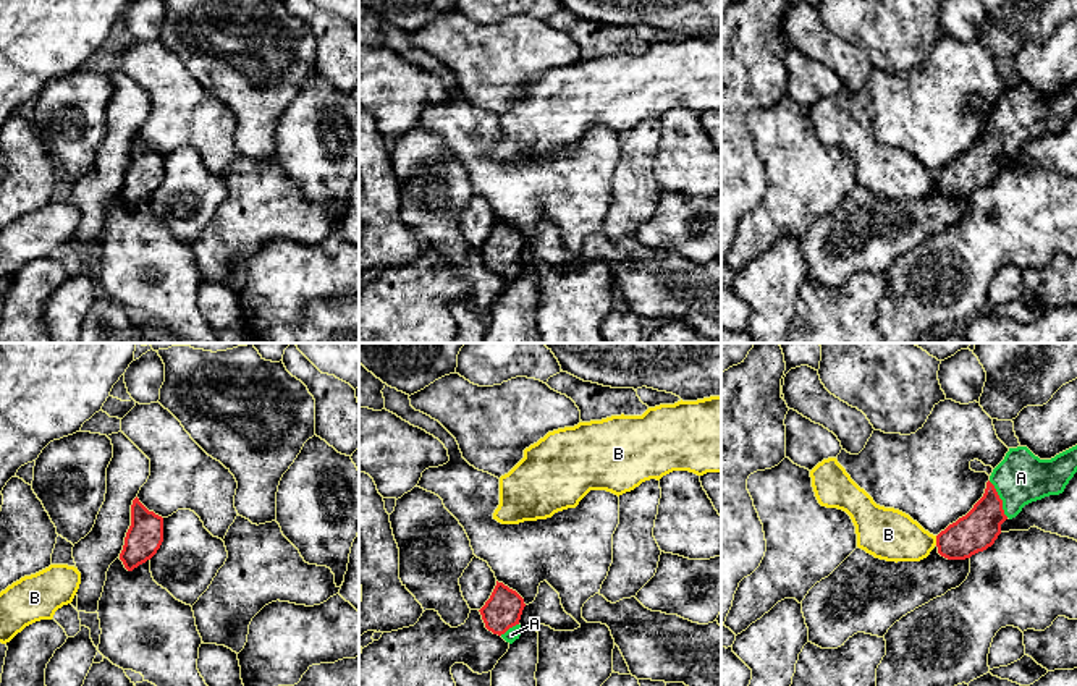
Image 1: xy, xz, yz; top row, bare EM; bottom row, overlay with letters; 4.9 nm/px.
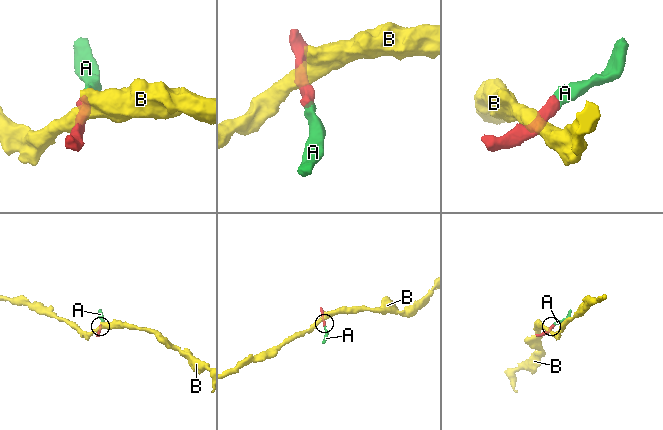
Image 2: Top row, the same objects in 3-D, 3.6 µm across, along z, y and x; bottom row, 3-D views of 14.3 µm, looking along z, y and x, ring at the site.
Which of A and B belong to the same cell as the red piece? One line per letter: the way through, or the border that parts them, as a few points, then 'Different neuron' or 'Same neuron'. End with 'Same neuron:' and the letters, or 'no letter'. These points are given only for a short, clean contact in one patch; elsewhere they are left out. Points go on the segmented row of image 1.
A: Path across: yz (974, 533), (1000, 499), (1021, 478). Same neuron
B: Different neuron
Same neuron: A

